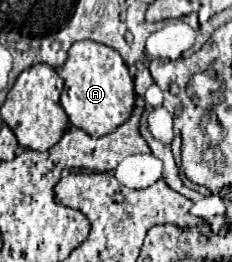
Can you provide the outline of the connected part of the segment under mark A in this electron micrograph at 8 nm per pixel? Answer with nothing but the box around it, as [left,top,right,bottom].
[58,40,134,138]

